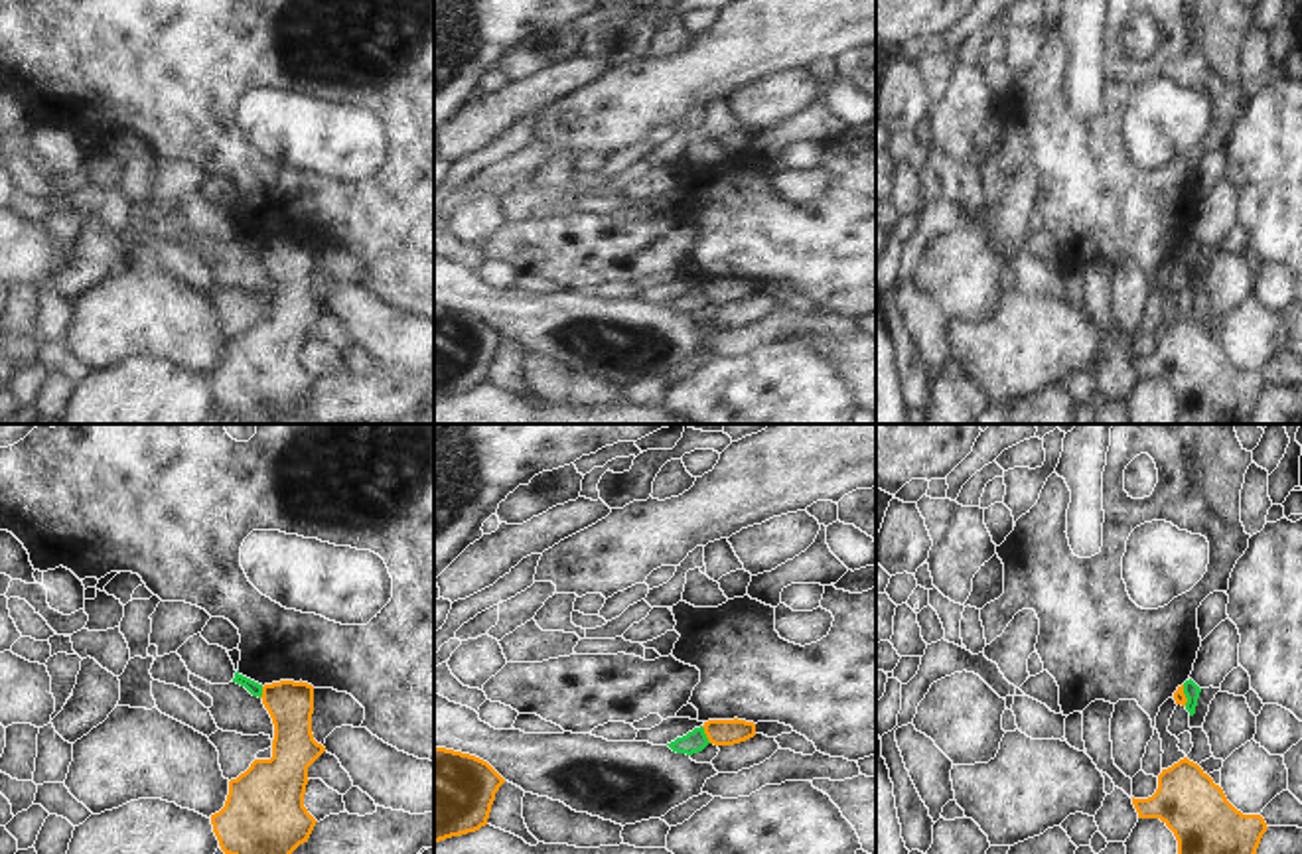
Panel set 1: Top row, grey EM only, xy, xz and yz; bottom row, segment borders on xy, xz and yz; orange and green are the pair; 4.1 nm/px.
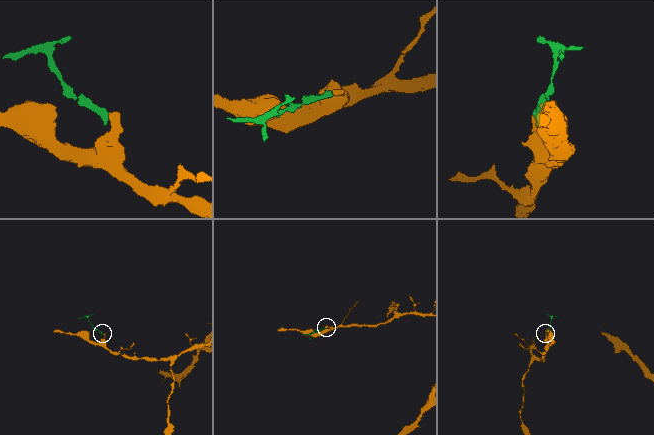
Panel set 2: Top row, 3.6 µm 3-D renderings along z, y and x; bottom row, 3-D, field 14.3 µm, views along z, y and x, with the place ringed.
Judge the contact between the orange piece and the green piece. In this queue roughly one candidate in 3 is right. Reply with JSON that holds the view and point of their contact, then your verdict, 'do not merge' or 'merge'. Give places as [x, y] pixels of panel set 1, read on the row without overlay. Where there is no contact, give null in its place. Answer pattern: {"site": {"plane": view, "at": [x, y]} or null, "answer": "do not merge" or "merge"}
{"site": {"plane": "xz", "at": [705, 290]}, "answer": "do not merge"}

